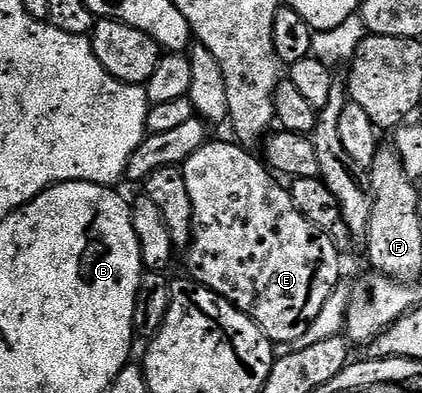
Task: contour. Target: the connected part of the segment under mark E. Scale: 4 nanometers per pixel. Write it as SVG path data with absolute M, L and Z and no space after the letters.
M213 139L211 142L202 145L190 158L182 165L182 171L186 178L186 190L190 190L190 206L194 206L194 218L192 219L192 242L186 249L188 255L187 275L195 280L197 284L206 286L214 294L226 298L238 310L242 310L251 320L266 334L266 338L271 340L273 345L294 342L294 338L299 338L301 334L306 334L310 327L310 322L318 318L318 313L322 311L322 306L326 306L326 298L336 289L337 284L341 283L340 276L340 256L341 249L337 248L335 242L314 222L307 220L305 216L294 206L292 193L287 187L279 184L281 181L266 167L265 161L259 155L251 156L247 147L239 143L223 144L222 141Z

